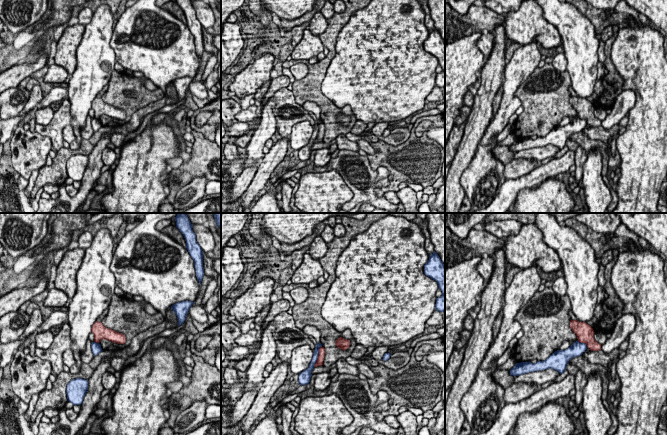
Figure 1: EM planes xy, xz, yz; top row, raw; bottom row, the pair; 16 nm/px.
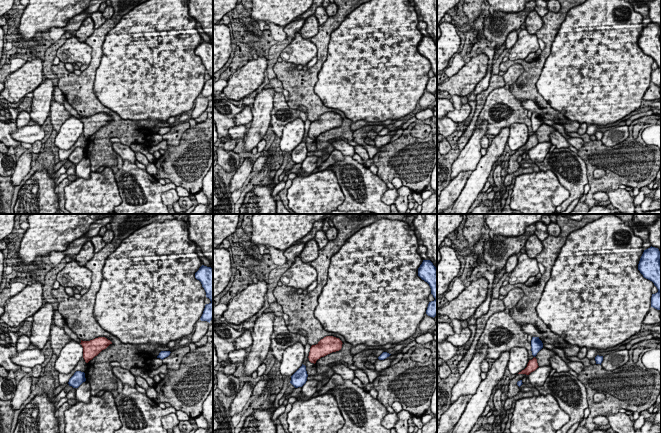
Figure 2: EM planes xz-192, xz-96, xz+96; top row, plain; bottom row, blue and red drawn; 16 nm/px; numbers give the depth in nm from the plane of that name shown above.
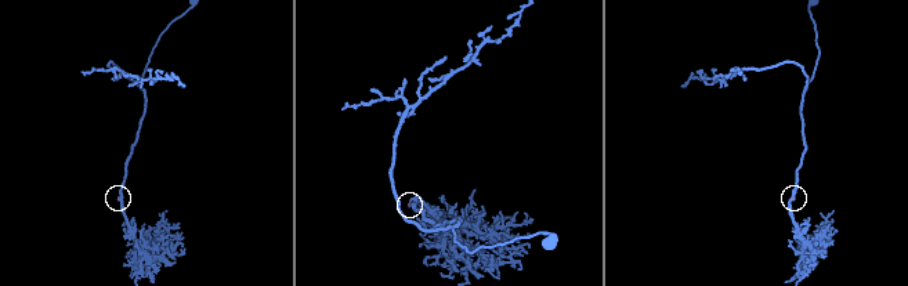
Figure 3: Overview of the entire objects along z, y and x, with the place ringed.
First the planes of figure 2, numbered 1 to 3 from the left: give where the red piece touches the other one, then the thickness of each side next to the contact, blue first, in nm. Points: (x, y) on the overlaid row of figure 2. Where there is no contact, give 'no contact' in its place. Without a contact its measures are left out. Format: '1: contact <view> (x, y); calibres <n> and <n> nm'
1: no contact
2: no contact
3: no contact

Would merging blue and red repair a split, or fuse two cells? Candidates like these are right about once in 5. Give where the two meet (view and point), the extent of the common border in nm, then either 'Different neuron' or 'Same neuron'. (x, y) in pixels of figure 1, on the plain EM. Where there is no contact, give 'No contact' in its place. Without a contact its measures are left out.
Touches blue at xz (317, 132). Shared border 360 nm. Different neuron

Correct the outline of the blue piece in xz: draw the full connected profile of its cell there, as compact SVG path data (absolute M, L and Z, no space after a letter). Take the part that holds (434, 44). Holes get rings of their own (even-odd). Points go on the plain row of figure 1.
M434 27L428 38L424 41L424 50L438 59L442 72L436 75L435 85L445 87L445 42L438 30Z

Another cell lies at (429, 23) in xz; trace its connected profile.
M422 0L421 4L422 10L425 12L425 26L431 31L434 29L434 21L431 18L430 9L427 0Z

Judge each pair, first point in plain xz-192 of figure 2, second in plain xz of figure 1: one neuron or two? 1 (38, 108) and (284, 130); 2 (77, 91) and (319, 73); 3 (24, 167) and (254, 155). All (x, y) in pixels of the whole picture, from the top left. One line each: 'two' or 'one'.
1: two
2: one
3: two

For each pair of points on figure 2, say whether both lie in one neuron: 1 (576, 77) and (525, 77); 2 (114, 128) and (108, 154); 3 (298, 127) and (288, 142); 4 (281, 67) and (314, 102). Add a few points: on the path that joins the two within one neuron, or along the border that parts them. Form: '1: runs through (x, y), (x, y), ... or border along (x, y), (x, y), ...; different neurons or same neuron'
1: border along (548, 55), (536, 83), (537, 92), (545, 100); different neurons
2: runs through (108, 134), (106, 136), (106, 148); same neuron
3: runs through (294, 131), (291, 138); same neuron
4: runs through (288, 76), (305, 93); same neuron

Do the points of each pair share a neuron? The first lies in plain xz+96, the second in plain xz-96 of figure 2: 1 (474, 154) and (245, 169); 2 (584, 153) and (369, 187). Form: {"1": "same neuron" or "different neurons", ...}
{"1": "different neurons", "2": "different neurons"}

